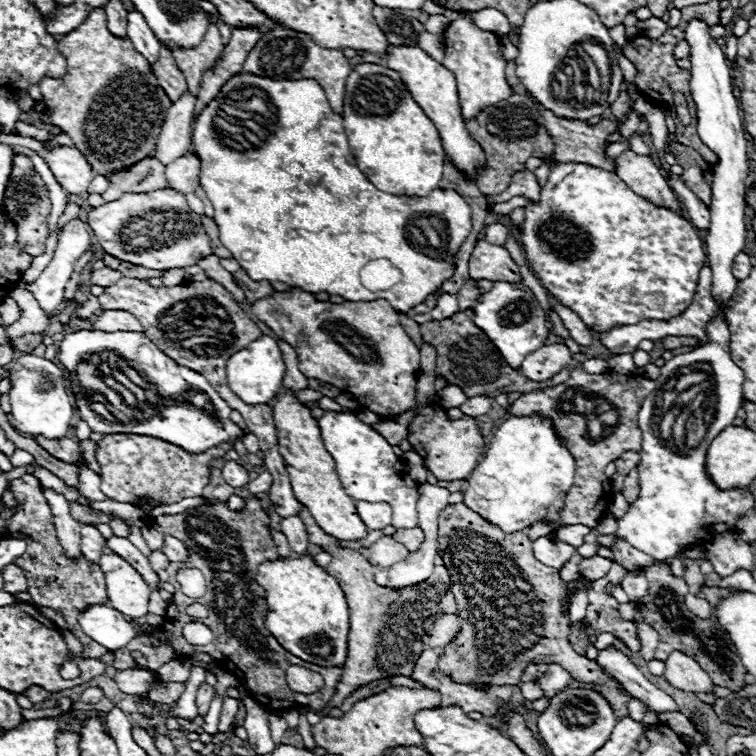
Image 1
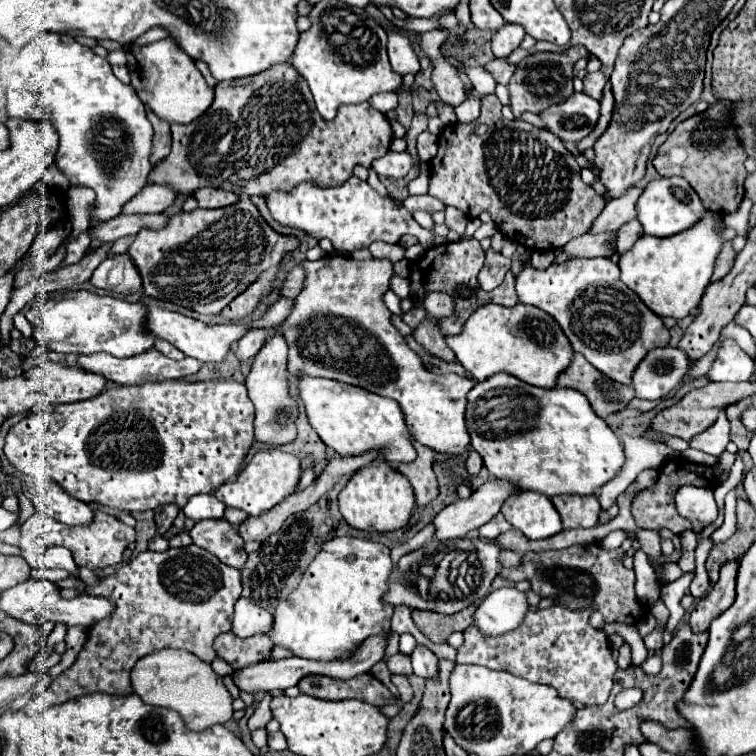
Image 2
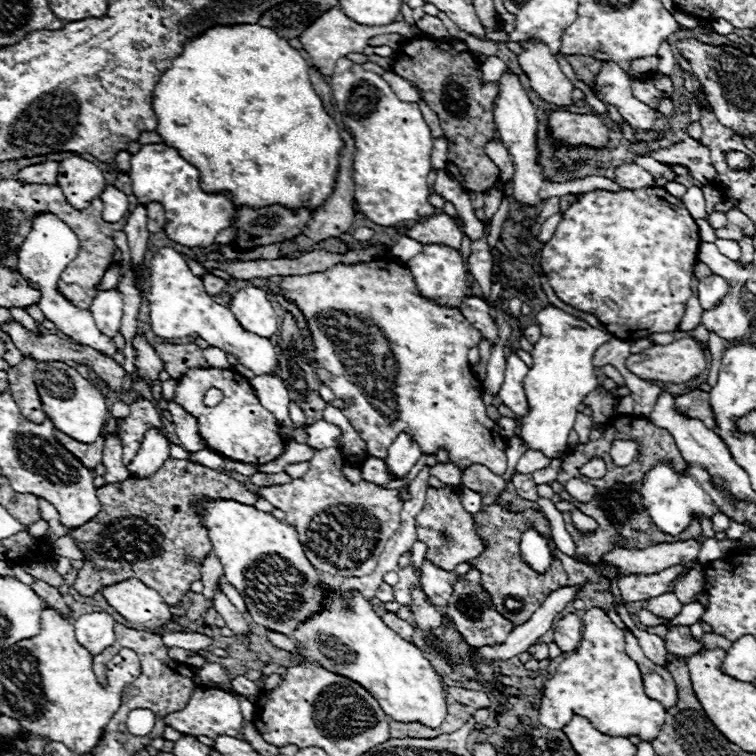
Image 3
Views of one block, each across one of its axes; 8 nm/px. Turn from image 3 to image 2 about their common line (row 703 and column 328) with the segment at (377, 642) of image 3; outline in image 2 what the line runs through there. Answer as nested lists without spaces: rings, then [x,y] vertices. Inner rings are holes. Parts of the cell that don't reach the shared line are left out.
[[[308,374],[298,376],[298,394],[306,406],[310,426],[318,432],[322,442],[340,456],[356,456],[376,448],[386,452],[388,462],[412,462],[416,458],[404,414],[394,400],[372,394],[360,386],[342,384],[328,378],[314,378]]]

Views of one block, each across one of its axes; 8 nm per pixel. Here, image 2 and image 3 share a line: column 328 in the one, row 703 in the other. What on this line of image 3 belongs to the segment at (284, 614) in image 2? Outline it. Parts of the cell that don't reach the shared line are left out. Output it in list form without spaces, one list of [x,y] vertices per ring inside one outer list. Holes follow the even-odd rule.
[[[592,608],[592,610],[584,612],[580,646],[566,656],[568,658],[564,658],[560,662],[558,670],[544,684],[544,694],[542,694],[542,702],[540,702],[540,724],[542,726],[546,726],[550,730],[562,730],[564,724],[568,724],[568,720],[572,720],[572,716],[584,716],[584,718],[592,720],[596,730],[600,730],[608,736],[640,736],[642,740],[652,742],[660,734],[664,720],[666,720],[666,708],[660,702],[650,700],[644,694],[638,664],[624,650],[624,632],[606,616],[604,610]]]

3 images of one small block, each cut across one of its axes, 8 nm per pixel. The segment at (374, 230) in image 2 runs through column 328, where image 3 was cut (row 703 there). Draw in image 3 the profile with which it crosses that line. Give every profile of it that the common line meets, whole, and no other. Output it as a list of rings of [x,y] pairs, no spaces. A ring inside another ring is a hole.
[[[198,686],[186,708],[180,710],[180,712],[174,712],[166,718],[166,724],[170,724],[172,728],[176,728],[178,732],[182,734],[192,734],[192,736],[210,736],[210,738],[216,738],[220,734],[226,734],[226,736],[240,736],[240,728],[244,726],[244,718],[242,718],[242,712],[240,712],[240,702],[234,694],[230,692],[224,692],[220,688],[210,688],[210,686]]]

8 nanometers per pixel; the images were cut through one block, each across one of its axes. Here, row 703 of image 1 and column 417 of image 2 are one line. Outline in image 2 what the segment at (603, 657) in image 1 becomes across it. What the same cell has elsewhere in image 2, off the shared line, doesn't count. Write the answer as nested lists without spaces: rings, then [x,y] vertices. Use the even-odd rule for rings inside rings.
[[[416,644],[410,658],[412,658],[412,668],[414,668],[416,676],[422,676],[422,678],[436,676],[436,668],[438,668],[436,660],[438,658],[434,656],[434,652],[430,648],[426,648],[422,644]]]

